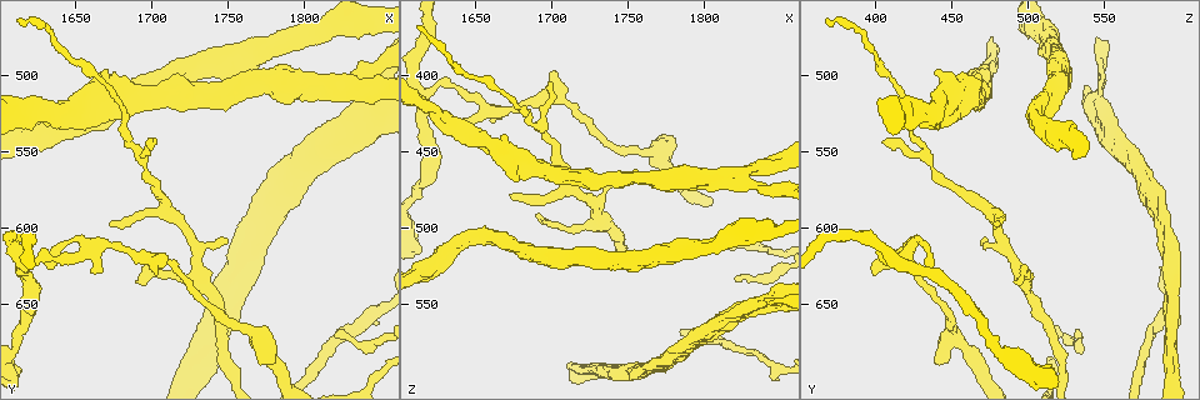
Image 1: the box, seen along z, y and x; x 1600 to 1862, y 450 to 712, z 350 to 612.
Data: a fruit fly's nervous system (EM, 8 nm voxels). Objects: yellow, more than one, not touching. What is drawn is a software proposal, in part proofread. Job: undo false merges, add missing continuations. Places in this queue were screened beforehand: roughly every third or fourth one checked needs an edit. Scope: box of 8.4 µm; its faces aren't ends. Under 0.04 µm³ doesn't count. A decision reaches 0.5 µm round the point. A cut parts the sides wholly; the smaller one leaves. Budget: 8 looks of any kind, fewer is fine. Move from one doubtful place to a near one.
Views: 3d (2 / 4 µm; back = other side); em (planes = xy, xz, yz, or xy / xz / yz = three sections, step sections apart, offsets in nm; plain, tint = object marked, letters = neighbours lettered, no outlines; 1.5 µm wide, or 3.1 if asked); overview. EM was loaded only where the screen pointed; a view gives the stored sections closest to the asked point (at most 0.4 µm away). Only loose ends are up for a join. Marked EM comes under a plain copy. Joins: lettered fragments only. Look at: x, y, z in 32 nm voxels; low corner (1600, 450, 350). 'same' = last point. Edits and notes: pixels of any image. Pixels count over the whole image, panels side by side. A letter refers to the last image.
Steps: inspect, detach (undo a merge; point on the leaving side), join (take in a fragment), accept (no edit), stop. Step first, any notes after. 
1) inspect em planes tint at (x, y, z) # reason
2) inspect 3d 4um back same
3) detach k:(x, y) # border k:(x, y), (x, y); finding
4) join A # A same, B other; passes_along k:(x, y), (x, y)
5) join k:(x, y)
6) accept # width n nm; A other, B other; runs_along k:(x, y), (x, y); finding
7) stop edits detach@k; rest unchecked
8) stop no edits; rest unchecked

inspect 3d 2um at (1700, 542, 406) # thin end

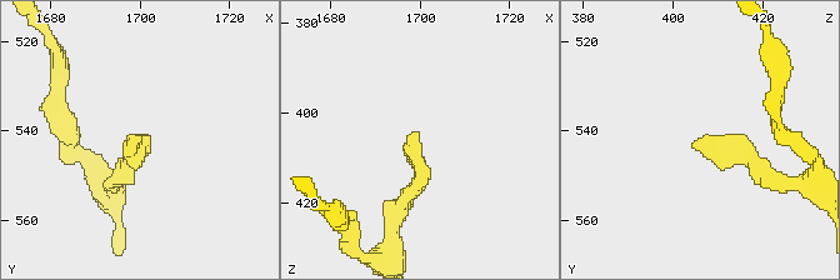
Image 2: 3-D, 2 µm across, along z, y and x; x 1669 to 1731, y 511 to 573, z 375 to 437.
inspect em yz step 8 letters at (1698, 542, 405)

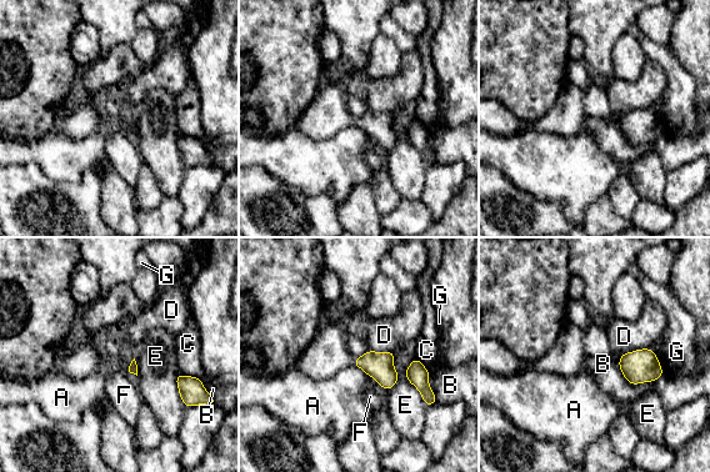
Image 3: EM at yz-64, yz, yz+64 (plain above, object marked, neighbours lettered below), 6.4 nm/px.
inspect em planes letters same # another direction

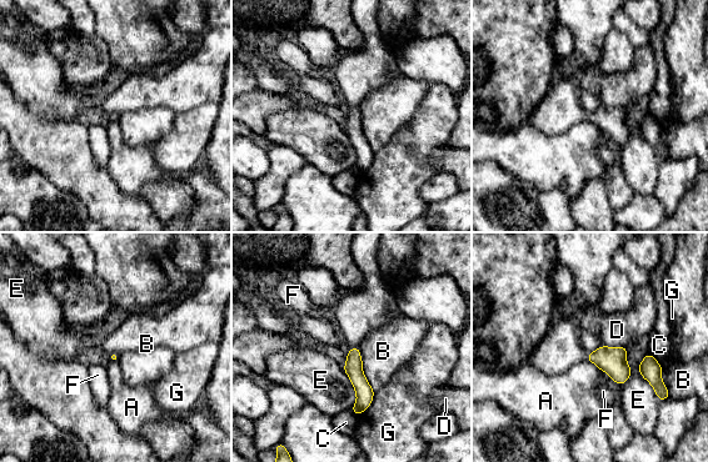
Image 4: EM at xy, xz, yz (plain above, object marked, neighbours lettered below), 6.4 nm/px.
accept # A other, B other, C other, D other, E other, F other, G other; none of them fits

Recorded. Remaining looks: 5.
inspect 3d 2um back at (1748, 608, 470) # tapers out

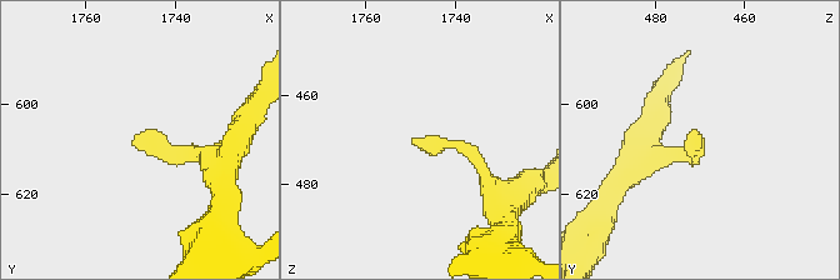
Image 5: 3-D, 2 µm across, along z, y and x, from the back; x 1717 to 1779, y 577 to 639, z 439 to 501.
inspect em planes letters at (1749, 608, 471)

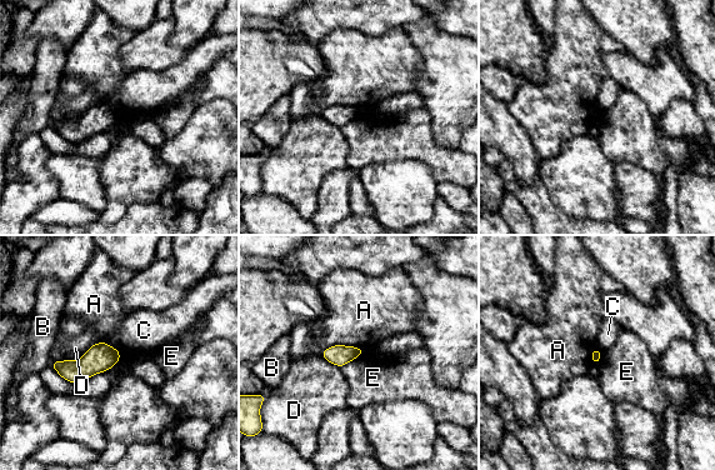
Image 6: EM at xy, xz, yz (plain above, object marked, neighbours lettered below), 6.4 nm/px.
accept # longest_contact A 300 nm; A other, B other, C other, D other, E other; border 6:(365, 351), (341, 368); no lettered fragment goes on from it

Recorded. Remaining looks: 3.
inspect 3d 4um at (1674, 598, 478) # thin end

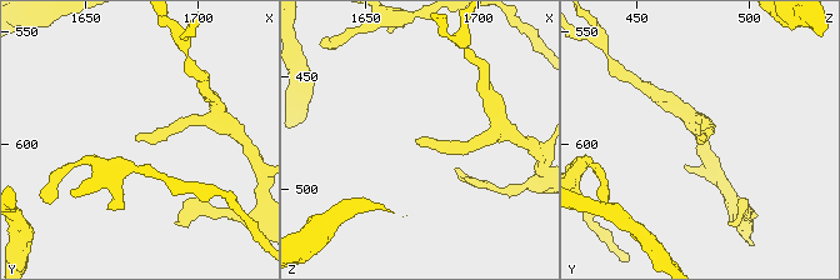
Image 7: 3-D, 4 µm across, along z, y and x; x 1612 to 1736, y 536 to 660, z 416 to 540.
inspect em planes letters at (1674, 597, 478) # shape alone is not enough

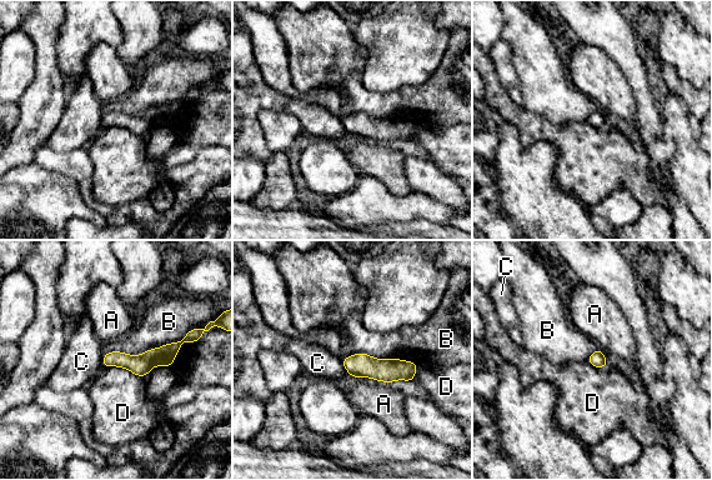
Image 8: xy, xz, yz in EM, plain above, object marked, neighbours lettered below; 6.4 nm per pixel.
accept # A other, B other, C other, D other; runs_along 8:(176, 345), (146, 361), (105, 363); no lettered fragment goes on from it

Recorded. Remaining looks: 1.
stop no edits; rest unchecked

